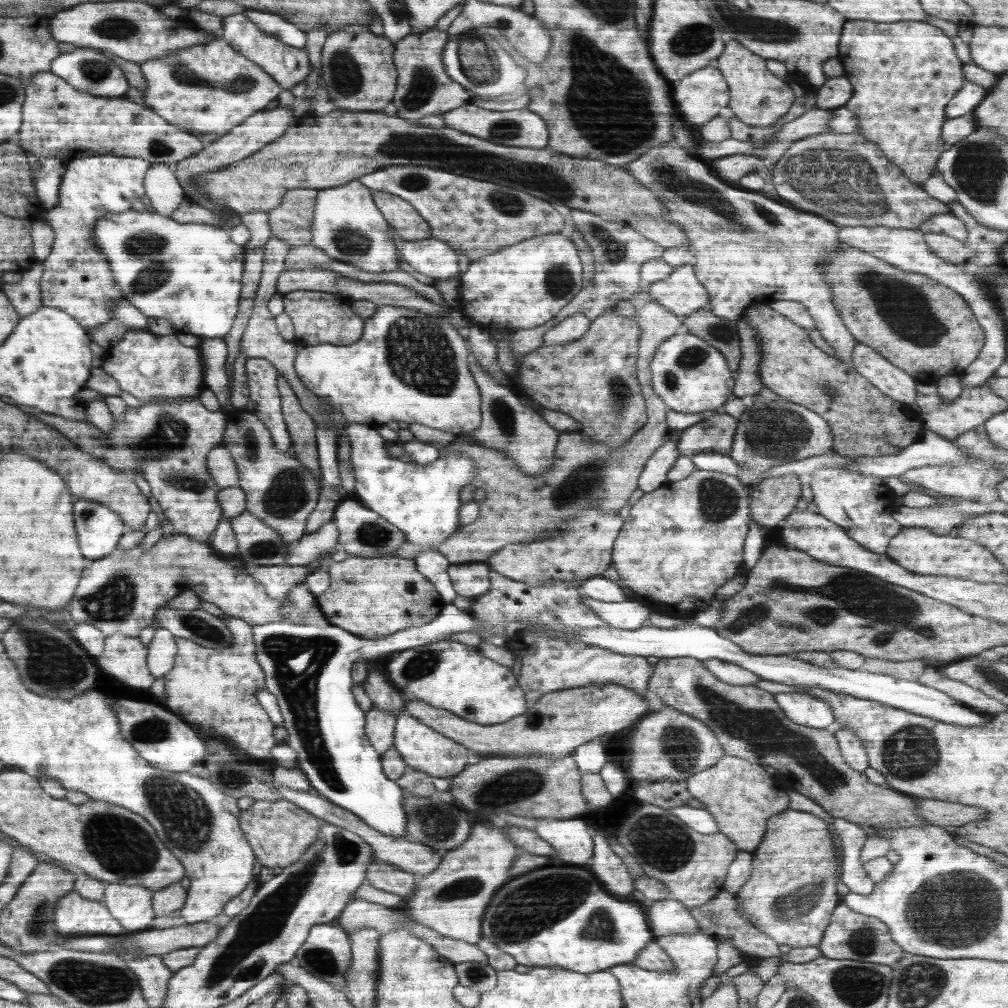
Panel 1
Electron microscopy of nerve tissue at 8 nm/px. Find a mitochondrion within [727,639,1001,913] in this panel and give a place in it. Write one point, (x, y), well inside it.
(909, 753)

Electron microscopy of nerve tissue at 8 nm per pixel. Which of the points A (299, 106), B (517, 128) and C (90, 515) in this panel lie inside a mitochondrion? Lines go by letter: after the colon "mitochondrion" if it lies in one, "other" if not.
A: other
B: mitochondrion
C: mitochondrion

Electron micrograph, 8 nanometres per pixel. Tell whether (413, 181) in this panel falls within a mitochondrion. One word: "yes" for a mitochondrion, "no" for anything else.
yes

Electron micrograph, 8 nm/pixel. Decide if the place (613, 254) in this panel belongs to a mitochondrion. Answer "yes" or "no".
yes

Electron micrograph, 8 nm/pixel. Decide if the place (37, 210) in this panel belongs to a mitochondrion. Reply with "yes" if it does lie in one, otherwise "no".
no

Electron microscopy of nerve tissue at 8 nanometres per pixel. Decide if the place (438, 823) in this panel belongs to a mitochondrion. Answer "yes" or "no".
yes

